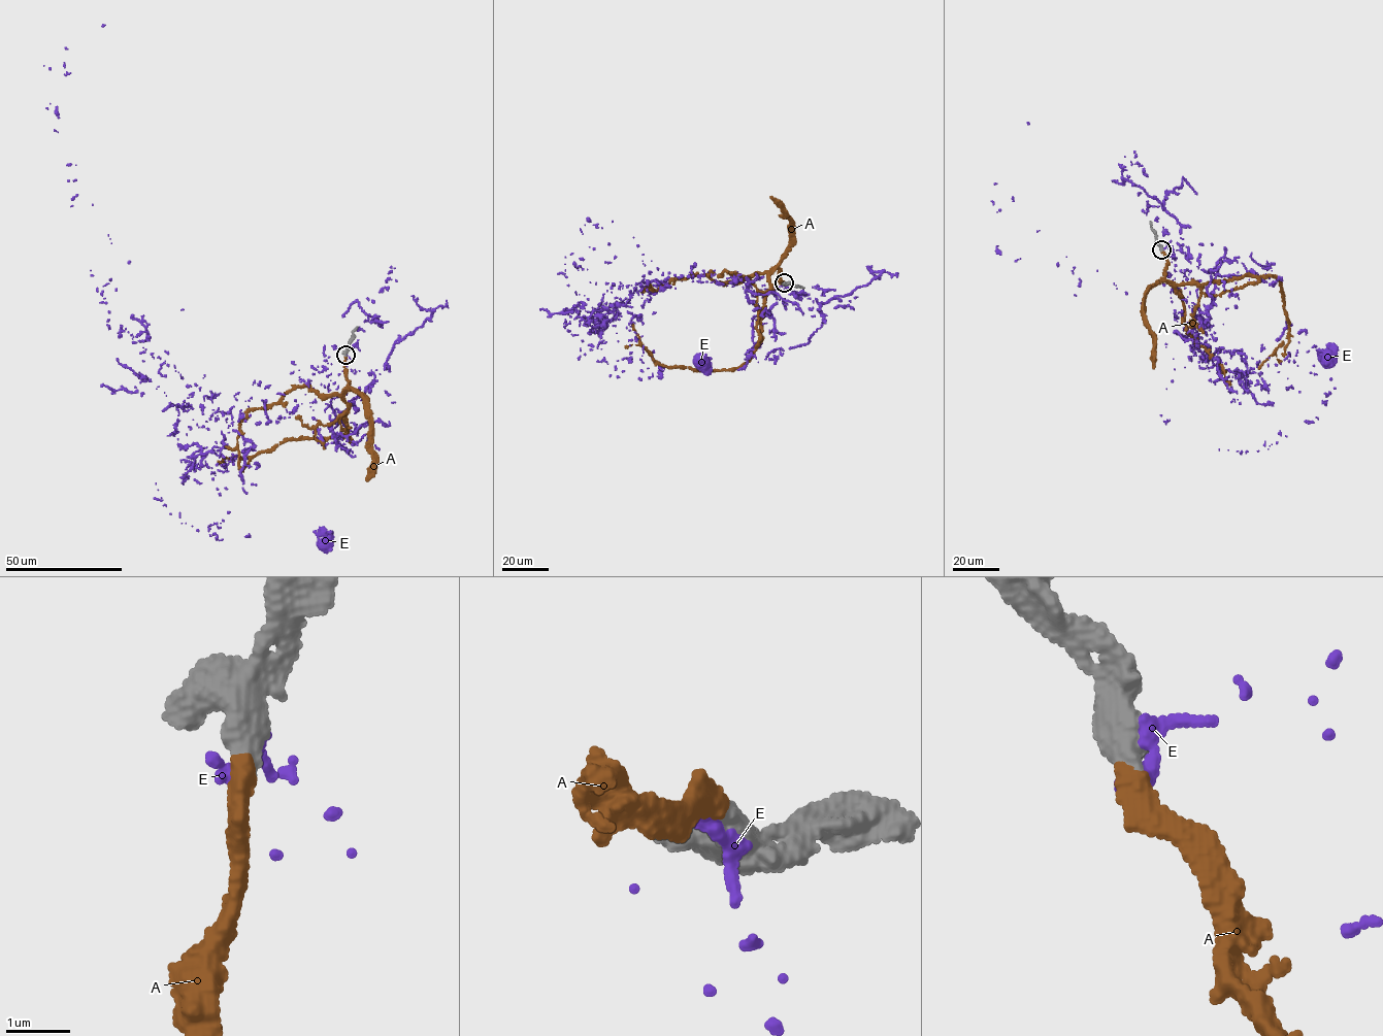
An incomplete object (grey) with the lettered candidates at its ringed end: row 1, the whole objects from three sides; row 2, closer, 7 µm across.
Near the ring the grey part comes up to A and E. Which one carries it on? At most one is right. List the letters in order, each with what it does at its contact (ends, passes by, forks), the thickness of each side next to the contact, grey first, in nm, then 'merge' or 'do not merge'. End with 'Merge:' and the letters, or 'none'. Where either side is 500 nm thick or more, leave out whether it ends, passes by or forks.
A: 500 nm thick on the grey side, 360 nm on the other; merge
E: 600 nm thick on the grey side, 320 nm on the other; do not merge
Merge: A

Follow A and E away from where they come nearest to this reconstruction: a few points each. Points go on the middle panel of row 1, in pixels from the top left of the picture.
A: (784, 282), (778, 264), (768, 276), (759, 344), (737, 368), (701, 371), (663, 366), (645, 347), (632, 324)
E: (785, 283), (758, 291), (779, 299), (768, 315), (748, 291), (758, 294), (757, 308), (700, 360)

